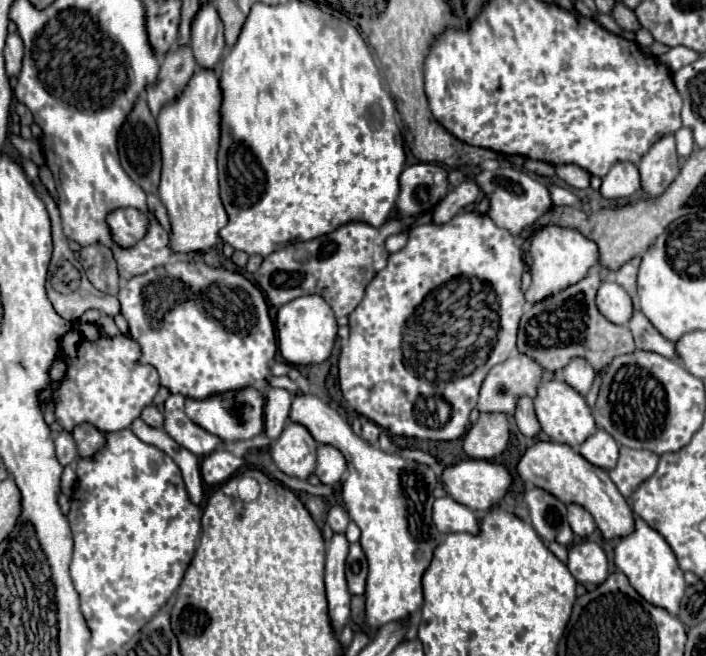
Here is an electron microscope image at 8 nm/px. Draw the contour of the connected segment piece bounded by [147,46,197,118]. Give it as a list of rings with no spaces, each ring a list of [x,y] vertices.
[[[175,46],[165,54],[157,82],[147,86],[147,102],[155,118],[169,100],[177,100],[177,92],[185,88],[185,80],[189,80],[195,70],[197,62],[189,46]]]

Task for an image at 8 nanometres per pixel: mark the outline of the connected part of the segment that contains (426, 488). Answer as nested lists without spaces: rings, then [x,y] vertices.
[[[303,392],[293,396],[293,404],[289,408],[289,420],[295,424],[301,424],[309,430],[309,434],[315,438],[315,442],[331,444],[347,460],[347,476],[343,482],[343,502],[347,508],[349,518],[359,526],[361,538],[359,544],[367,556],[369,574],[367,574],[367,588],[365,588],[365,616],[369,628],[381,628],[389,622],[407,620],[423,606],[423,592],[421,592],[421,576],[431,564],[433,550],[443,542],[445,534],[441,534],[433,520],[431,520],[431,506],[433,506],[433,488],[439,484],[439,478],[435,472],[431,472],[427,466],[417,462],[405,462],[397,454],[385,454],[379,448],[367,444],[363,438],[355,436],[347,420],[331,408],[325,400]]]

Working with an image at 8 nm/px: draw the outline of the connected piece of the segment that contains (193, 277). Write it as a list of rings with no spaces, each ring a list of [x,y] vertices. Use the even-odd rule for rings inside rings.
[[[171,260],[161,268],[153,268],[147,274],[123,282],[117,298],[131,338],[141,346],[141,362],[155,366],[161,386],[169,388],[173,394],[177,392],[201,400],[215,392],[237,390],[267,380],[269,362],[277,352],[275,332],[263,294],[241,274],[211,268],[201,260]]]

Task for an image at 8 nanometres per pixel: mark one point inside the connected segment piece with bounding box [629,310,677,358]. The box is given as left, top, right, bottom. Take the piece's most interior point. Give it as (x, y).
(646, 337)

